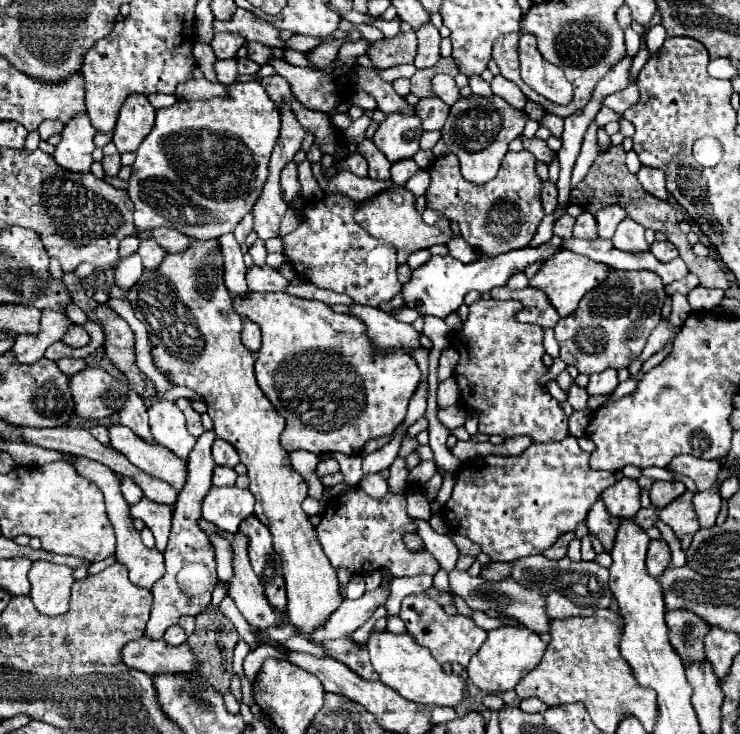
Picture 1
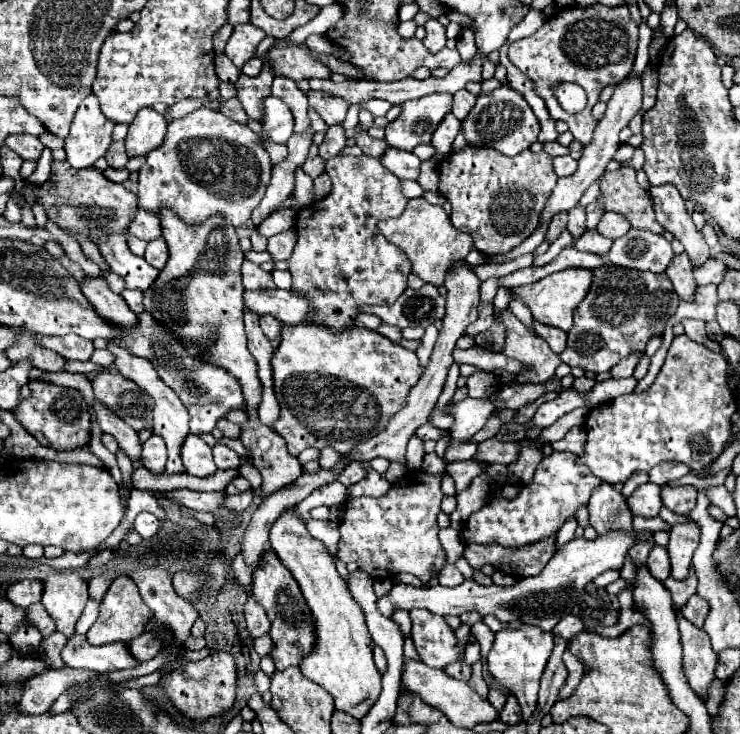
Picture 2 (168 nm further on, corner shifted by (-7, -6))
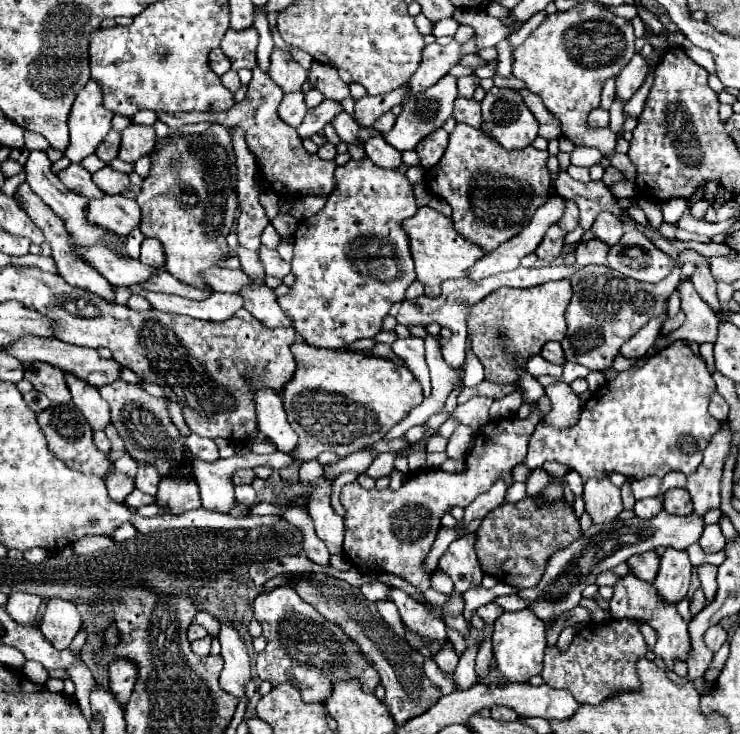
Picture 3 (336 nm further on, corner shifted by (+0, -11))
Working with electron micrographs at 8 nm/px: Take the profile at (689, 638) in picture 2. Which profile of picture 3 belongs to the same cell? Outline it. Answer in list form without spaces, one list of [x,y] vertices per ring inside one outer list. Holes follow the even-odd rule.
[[[632,573],[624,575],[624,579],[620,579],[620,583],[614,585],[614,597],[610,599],[610,615],[612,615],[612,619],[622,619],[622,617],[644,619],[650,627],[654,627],[658,631],[658,643],[654,647],[654,653],[656,653],[656,657],[662,657],[666,661],[668,669],[672,669],[674,657],[680,657],[682,661],[686,661],[686,655],[690,653],[688,625],[678,615],[676,605],[664,603],[660,599],[660,595],[656,595],[656,589],[652,587],[652,583],[646,583],[638,577],[634,577]]]

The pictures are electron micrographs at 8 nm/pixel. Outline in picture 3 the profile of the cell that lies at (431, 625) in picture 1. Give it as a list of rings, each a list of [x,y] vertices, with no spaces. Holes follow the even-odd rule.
[[[390,589],[388,591],[388,599],[398,607],[400,617],[404,619],[404,625],[410,631],[414,631],[414,633],[430,639],[428,647],[430,647],[432,655],[436,655],[438,649],[440,649],[440,643],[446,637],[444,621],[440,617],[436,617],[436,615],[430,615],[428,605],[422,605],[422,603],[414,601],[402,589]]]

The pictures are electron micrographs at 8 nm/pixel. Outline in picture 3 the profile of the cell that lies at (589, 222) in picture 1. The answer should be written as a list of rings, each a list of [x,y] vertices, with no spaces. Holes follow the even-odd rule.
[[[590,239],[576,247],[576,261],[580,267],[586,265],[604,265],[606,263],[608,245],[600,243],[600,239]]]

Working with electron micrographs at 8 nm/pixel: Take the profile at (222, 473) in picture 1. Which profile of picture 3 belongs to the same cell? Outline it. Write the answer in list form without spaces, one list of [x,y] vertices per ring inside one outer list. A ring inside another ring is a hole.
[[[238,485],[236,487],[236,499],[238,503],[246,505],[246,507],[252,507],[254,501],[256,501],[256,491],[252,485]]]

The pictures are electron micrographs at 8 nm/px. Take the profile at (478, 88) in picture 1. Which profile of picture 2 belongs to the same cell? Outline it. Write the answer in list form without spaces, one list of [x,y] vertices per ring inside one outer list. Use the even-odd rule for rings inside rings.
[[[463,30],[459,34],[459,38],[457,38],[457,50],[459,50],[463,62],[471,62],[471,58],[475,58],[477,48],[475,48],[475,40],[473,40],[473,34],[471,32],[465,32]]]

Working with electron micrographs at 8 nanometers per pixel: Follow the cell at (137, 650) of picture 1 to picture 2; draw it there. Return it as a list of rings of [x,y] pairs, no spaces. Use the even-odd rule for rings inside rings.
[[[73,634],[67,640],[61,658],[69,668],[87,668],[93,672],[123,670],[133,668],[137,664],[133,654],[127,650],[127,644],[115,642],[115,644],[91,646],[87,638],[81,634]]]

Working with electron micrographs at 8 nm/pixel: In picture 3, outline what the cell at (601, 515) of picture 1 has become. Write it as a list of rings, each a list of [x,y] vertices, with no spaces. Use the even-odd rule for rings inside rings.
[[[588,479],[584,483],[584,501],[594,523],[610,523],[622,511],[620,489],[608,479]]]

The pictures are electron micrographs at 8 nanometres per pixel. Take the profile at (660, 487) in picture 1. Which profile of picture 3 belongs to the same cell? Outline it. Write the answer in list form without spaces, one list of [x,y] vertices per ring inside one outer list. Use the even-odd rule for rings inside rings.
[[[670,489],[662,501],[664,501],[664,509],[672,515],[690,515],[692,513],[692,499],[686,489]]]

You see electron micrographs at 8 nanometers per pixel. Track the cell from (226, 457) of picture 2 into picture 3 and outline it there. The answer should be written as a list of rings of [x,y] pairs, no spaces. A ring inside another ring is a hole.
[[[192,433],[190,437],[186,437],[186,445],[188,445],[190,453],[202,461],[216,461],[218,459],[218,447],[208,437],[200,437],[200,435]]]

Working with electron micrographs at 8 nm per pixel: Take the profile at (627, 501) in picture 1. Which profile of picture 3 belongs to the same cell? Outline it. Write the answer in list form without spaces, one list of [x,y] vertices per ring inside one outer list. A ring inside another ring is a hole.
[[[660,497],[640,499],[640,501],[636,501],[636,507],[634,507],[634,513],[636,513],[640,519],[652,519],[652,517],[656,517],[660,511],[662,511],[662,499],[660,499]]]

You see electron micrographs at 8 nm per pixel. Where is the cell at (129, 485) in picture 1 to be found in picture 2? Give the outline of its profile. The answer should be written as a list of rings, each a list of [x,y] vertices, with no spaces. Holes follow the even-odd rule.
[[[141,512],[135,518],[135,532],[139,532],[143,538],[153,538],[159,532],[159,520],[151,512]]]

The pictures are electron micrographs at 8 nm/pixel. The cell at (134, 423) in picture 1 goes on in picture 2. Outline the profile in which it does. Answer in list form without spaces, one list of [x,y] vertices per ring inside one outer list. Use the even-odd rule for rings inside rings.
[[[151,434],[143,444],[143,466],[153,472],[163,472],[167,462],[167,448],[163,446],[163,438]]]

